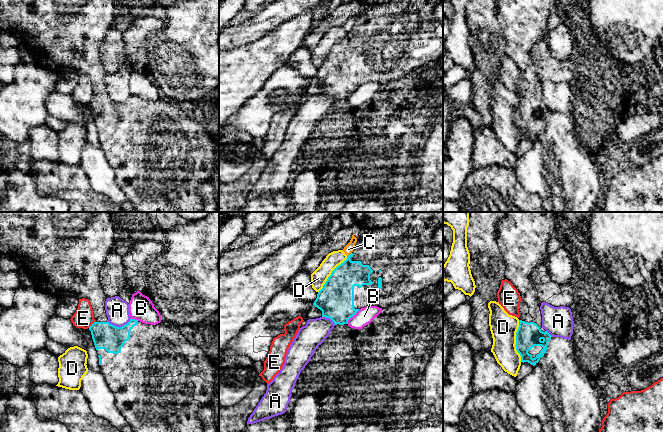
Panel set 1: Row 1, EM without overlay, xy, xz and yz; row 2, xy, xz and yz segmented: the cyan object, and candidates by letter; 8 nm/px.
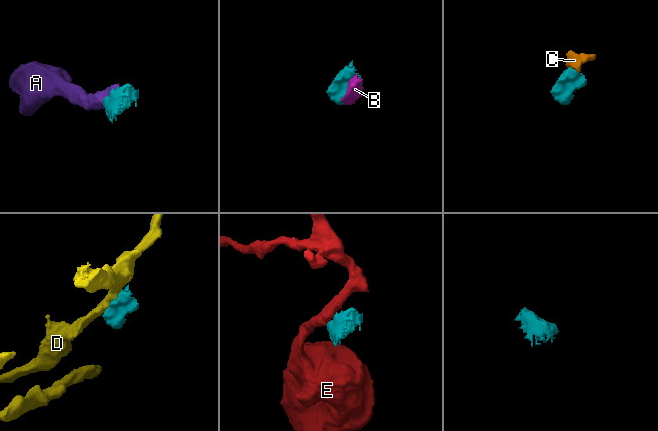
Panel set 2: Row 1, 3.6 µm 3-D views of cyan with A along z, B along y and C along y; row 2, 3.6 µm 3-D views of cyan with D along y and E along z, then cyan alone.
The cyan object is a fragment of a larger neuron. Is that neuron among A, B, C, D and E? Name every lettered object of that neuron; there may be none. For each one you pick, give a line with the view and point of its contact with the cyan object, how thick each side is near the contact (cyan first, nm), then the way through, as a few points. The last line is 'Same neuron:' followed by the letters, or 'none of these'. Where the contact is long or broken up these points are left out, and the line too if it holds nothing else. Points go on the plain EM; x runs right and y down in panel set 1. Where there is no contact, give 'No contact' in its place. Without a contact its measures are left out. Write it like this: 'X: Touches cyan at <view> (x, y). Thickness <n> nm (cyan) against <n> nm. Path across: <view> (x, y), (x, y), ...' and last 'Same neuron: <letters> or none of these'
Same neuron: none of these

